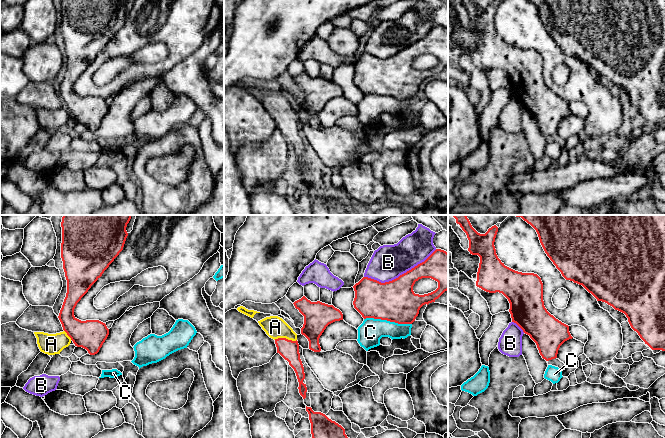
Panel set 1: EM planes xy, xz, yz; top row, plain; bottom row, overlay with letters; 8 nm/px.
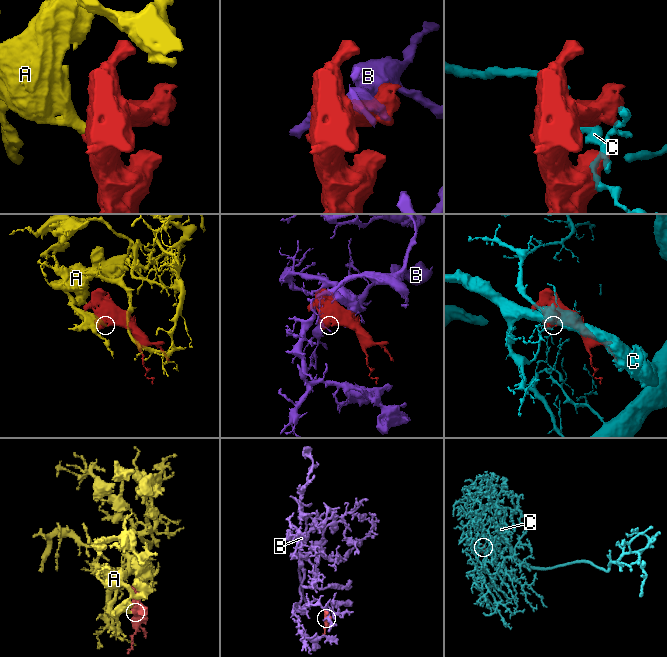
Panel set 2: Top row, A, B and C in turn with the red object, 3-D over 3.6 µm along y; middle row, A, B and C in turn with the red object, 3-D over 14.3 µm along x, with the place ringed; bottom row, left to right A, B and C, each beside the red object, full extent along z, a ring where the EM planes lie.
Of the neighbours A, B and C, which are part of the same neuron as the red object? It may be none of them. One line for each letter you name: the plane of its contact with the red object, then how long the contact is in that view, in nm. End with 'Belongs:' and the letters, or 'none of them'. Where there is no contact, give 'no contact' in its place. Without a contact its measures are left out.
A: contact in xz; length 180 nm
Belongs: A

